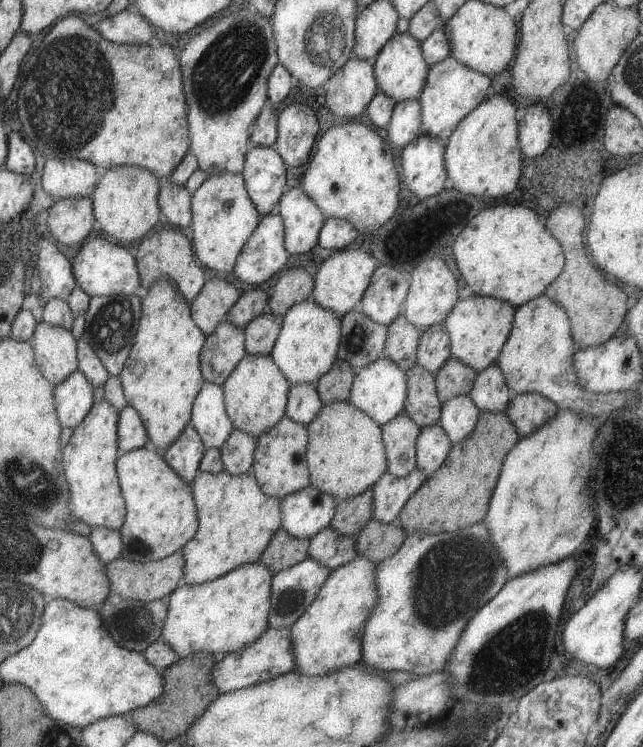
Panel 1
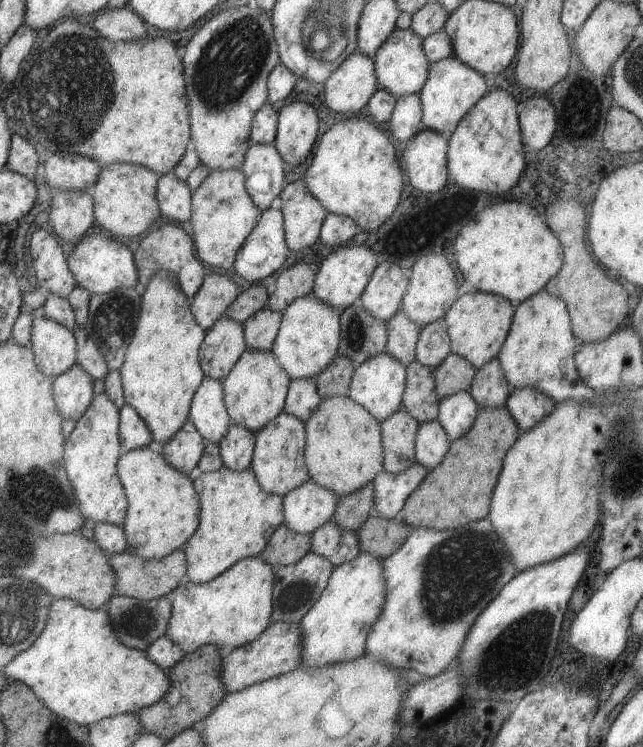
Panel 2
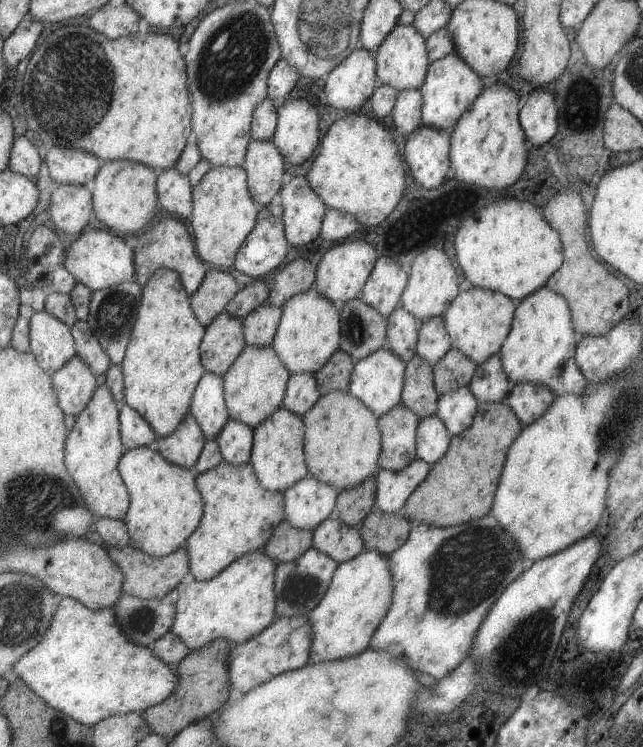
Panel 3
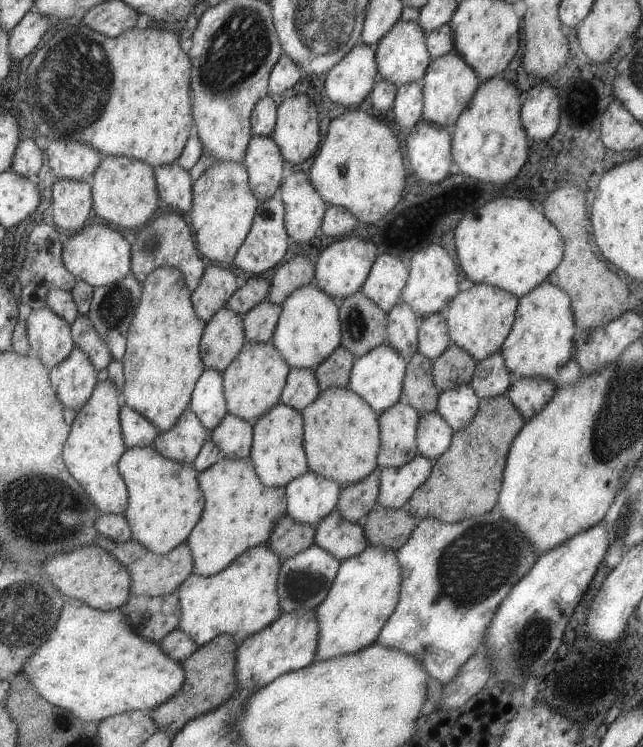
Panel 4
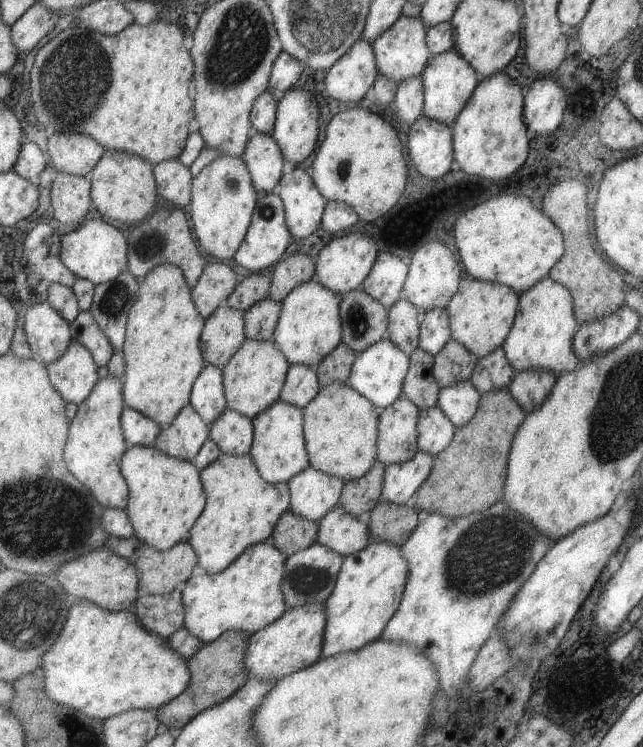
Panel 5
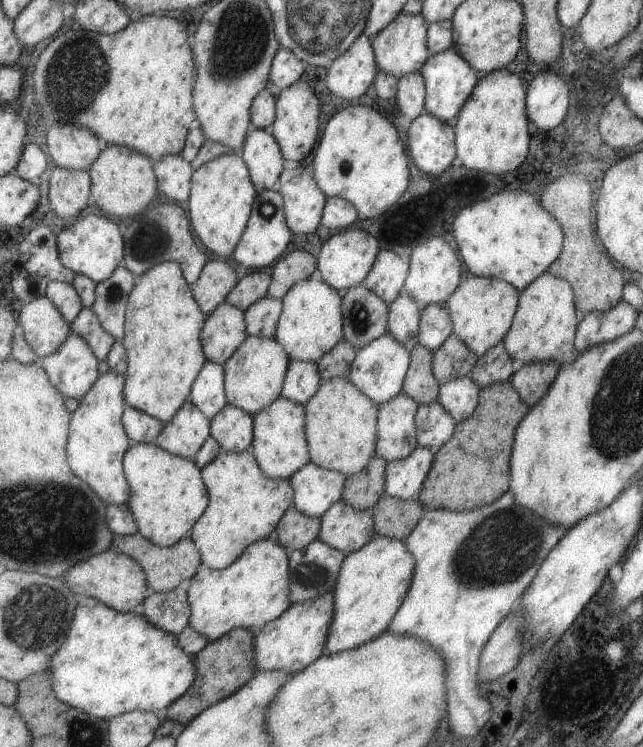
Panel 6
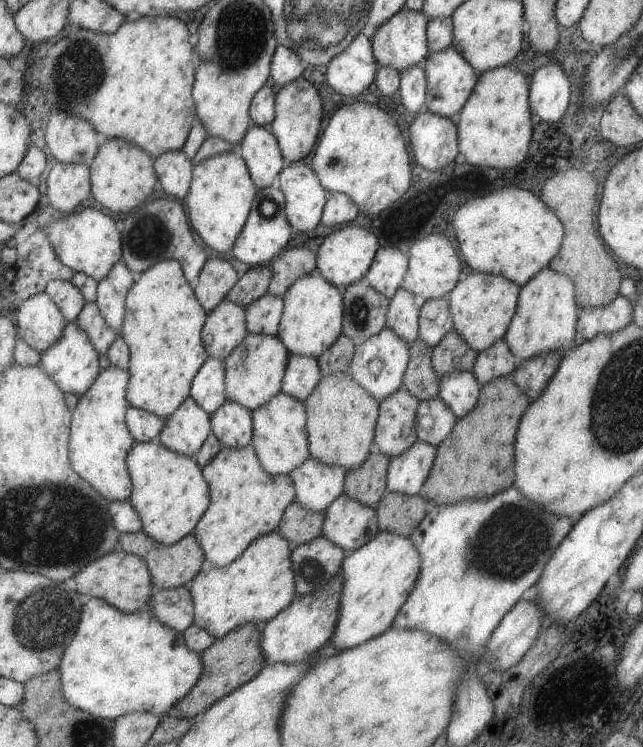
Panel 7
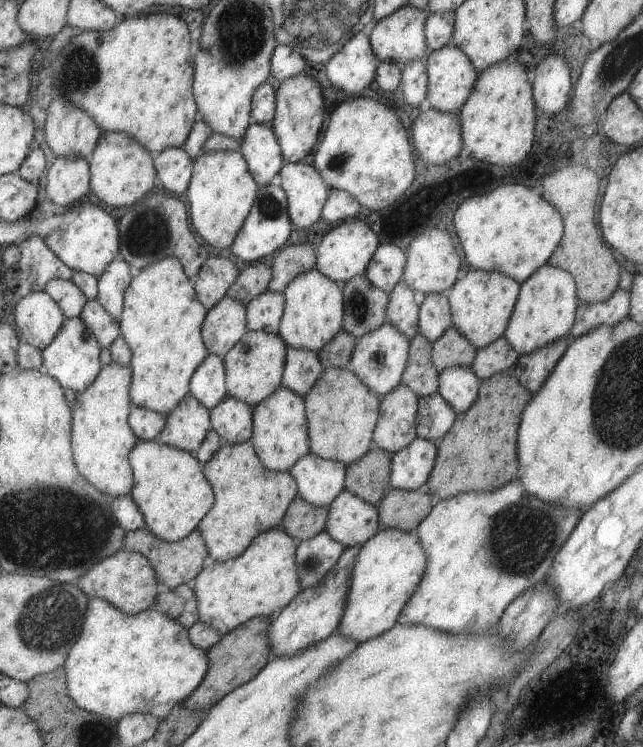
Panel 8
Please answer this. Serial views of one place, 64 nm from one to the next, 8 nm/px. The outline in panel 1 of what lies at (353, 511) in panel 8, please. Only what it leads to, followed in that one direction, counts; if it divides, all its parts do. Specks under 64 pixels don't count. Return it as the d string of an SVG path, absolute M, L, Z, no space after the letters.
M325 526L309 539L307 554L332 571L357 556L355 541L355 537L341 536L331 526Z

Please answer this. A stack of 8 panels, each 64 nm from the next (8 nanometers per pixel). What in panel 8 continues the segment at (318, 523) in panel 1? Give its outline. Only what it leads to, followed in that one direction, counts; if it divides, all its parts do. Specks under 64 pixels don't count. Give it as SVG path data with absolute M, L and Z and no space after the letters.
M307 452L288 470L296 484L296 496L313 506L327 506L344 489L346 465Z

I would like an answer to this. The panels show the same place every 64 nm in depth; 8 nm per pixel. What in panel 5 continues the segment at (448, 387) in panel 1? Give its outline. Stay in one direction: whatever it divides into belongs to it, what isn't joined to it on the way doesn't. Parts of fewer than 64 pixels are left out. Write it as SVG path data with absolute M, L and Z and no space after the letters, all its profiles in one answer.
M453 338L433 356L432 375L440 387L451 386L470 377L476 363L476 356L465 350Z

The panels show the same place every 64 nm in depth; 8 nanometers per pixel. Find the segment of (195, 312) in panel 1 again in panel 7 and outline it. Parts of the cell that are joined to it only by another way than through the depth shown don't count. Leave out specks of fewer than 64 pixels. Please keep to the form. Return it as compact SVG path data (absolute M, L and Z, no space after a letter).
M208 258L195 279L192 290L201 308L208 313L226 298L227 292L237 279L235 269L229 262Z

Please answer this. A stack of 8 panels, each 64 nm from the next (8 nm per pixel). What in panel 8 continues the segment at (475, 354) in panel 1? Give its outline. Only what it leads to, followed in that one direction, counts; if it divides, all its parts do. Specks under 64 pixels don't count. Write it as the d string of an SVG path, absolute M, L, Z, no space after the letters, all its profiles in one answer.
M470 268L465 277L455 280L446 292L452 326L476 349L483 348L497 338L503 337L519 287L520 283L507 274Z

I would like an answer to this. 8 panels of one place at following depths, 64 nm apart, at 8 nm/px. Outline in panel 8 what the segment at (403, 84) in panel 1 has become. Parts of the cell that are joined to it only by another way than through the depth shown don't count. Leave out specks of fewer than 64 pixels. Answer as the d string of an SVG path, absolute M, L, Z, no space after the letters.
M403 4L397 10L393 10L389 16L379 18L367 36L377 60L379 62L395 62L395 64L402 66L409 60L426 56L428 51L423 26L427 15L426 10L419 10L409 4Z

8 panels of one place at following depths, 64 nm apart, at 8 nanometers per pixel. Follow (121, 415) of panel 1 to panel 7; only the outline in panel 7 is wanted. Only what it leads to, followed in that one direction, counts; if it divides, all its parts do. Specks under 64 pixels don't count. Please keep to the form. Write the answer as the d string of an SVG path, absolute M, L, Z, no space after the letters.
M129 406L125 411L125 426L135 443L157 441L164 421L159 416L137 407Z

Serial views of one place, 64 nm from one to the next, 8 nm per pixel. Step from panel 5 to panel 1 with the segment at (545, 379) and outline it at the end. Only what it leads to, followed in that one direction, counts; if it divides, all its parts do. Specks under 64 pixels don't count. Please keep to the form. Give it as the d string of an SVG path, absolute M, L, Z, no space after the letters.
M533 392L514 394L507 404L505 413L511 420L517 434L529 436L533 430L549 422L558 408L547 398Z

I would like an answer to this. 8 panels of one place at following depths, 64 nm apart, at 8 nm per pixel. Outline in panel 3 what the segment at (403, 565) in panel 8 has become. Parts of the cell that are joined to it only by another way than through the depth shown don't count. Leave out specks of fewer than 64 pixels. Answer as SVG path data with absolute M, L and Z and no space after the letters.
M363 550L353 558L338 563L323 598L317 603L317 606L306 612L309 628L311 628L311 650L309 650L308 663L317 664L351 658L361 654L363 650L367 650L369 639L391 606L391 594L393 594L393 578L389 572L389 558L385 554L381 554L377 550Z

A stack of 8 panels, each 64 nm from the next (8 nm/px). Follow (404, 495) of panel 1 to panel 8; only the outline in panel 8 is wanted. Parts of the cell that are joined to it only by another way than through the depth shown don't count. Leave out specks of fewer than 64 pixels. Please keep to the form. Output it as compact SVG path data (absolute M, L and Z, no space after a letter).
M415 436L390 460L390 488L418 490L424 487L434 465L437 443Z

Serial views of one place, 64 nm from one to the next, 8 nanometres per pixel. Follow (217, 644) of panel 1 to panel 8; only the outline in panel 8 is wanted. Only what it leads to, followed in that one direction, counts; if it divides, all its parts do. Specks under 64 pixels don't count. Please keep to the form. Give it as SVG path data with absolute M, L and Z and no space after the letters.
M275 527L261 534L257 534L245 550L237 558L217 562L207 556L203 561L201 572L190 583L195 594L199 621L213 626L213 630L224 635L236 626L250 618L273 617L284 606L287 606L295 595L300 592L301 584L297 578L297 564L295 562L295 549L293 538L280 527Z

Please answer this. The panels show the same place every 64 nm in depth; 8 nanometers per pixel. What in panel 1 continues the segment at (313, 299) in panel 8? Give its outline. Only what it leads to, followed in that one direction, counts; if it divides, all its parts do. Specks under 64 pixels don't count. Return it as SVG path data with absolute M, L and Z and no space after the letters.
M309 298L293 304L282 316L282 325L272 346L270 356L290 384L315 384L316 380L323 376L335 362L340 336L340 317L333 314L331 310L321 308Z

